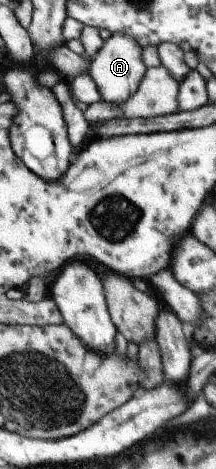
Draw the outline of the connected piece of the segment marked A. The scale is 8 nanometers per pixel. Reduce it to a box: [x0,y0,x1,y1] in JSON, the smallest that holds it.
[90,33,149,105]

